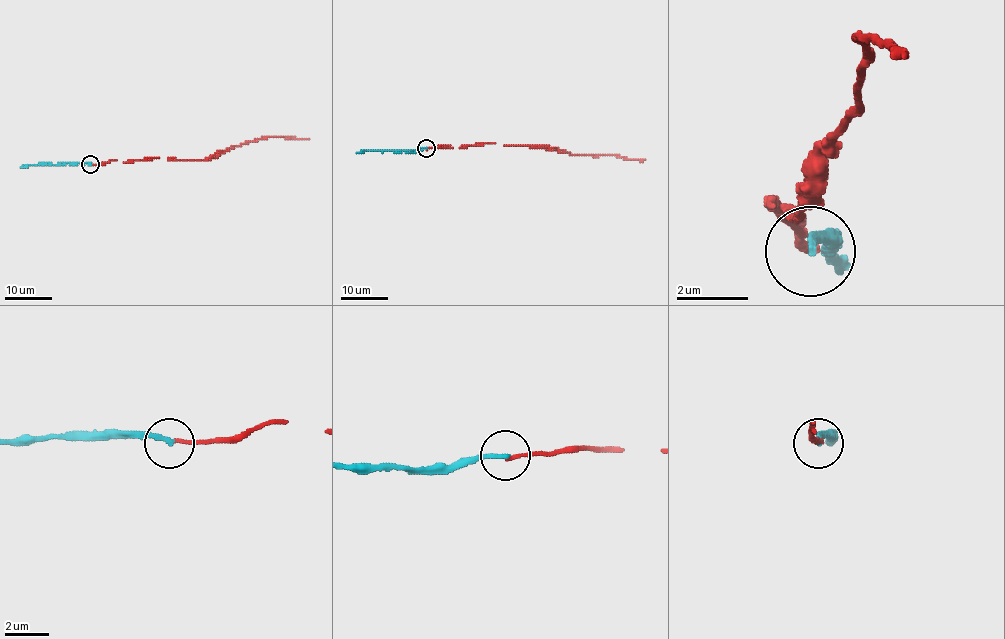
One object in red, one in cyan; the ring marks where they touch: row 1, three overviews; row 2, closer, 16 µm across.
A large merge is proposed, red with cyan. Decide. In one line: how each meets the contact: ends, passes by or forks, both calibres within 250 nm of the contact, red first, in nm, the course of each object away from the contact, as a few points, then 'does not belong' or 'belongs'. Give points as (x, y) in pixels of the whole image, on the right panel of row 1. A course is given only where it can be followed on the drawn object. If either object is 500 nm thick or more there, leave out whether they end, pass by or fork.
red ends there; cyan ends there; 140 nm thick on the red side, 200 nm on the other; red runs (812, 248), (803, 212), (803, 230), (776, 203), (803, 221), (803, 167), (857, 113), (857, 32), (902, 59); cyan runs (812, 248), (812, 239), (830, 239), (839, 275); does not belong

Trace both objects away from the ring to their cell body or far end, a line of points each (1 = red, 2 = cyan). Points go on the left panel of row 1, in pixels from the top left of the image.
1: (90, 164), (153, 158), (205, 161), (234, 147), (271, 136), (308, 139)
2: (90, 164), (27, 164), (21, 168)

